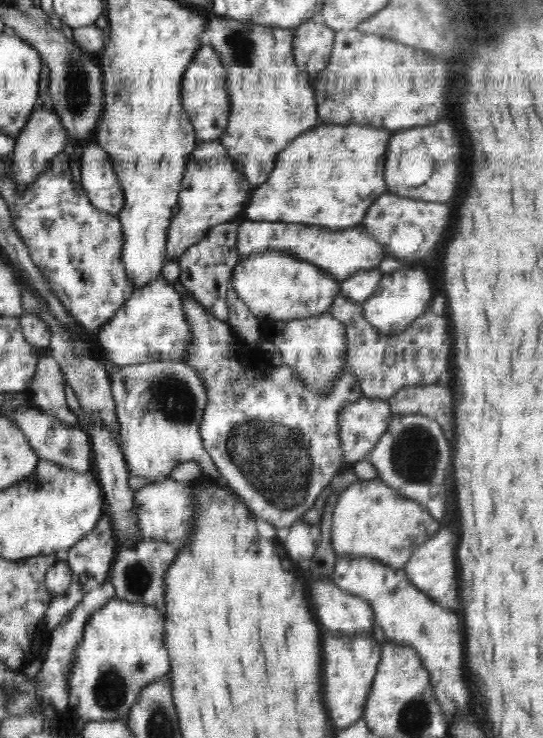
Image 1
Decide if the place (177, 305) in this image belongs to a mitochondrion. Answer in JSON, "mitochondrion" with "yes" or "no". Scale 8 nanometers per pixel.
{"mitochondrion":"no"}

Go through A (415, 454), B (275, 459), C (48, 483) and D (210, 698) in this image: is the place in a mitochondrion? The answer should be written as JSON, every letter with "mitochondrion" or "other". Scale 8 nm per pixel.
{"A":"mitochondrion","B":"mitochondrion","C":"mitochondrion","D":"other"}

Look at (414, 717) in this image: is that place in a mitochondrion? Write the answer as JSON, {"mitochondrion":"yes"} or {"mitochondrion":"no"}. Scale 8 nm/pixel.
{"mitochondrion":"yes"}

